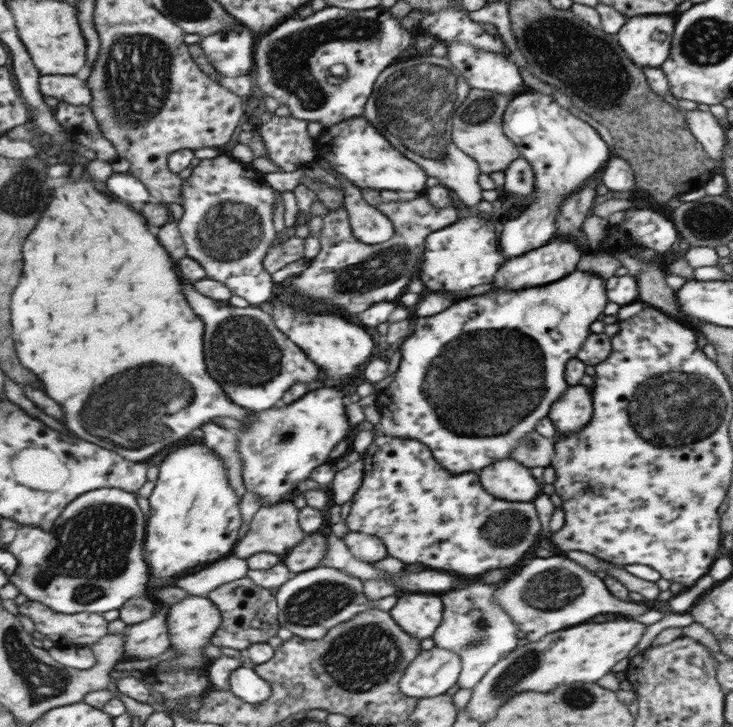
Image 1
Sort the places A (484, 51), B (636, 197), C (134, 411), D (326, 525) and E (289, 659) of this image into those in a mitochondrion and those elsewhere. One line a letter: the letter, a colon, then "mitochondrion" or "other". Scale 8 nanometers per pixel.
A: other
B: other
C: mitochondrion
D: other
E: other

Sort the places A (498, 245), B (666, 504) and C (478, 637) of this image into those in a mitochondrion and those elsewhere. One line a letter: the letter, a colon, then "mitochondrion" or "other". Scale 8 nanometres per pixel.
A: other
B: other
C: mitochondrion

